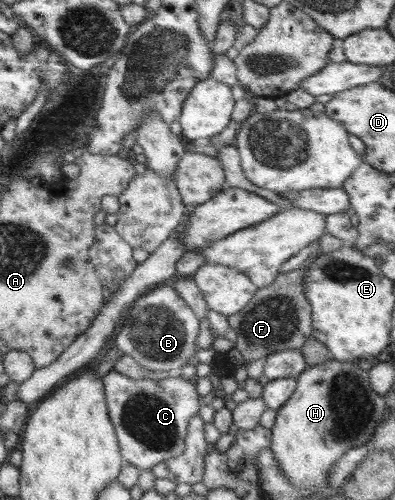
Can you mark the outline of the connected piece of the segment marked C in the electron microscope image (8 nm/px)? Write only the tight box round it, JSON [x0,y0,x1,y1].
[103,370,199,470]

